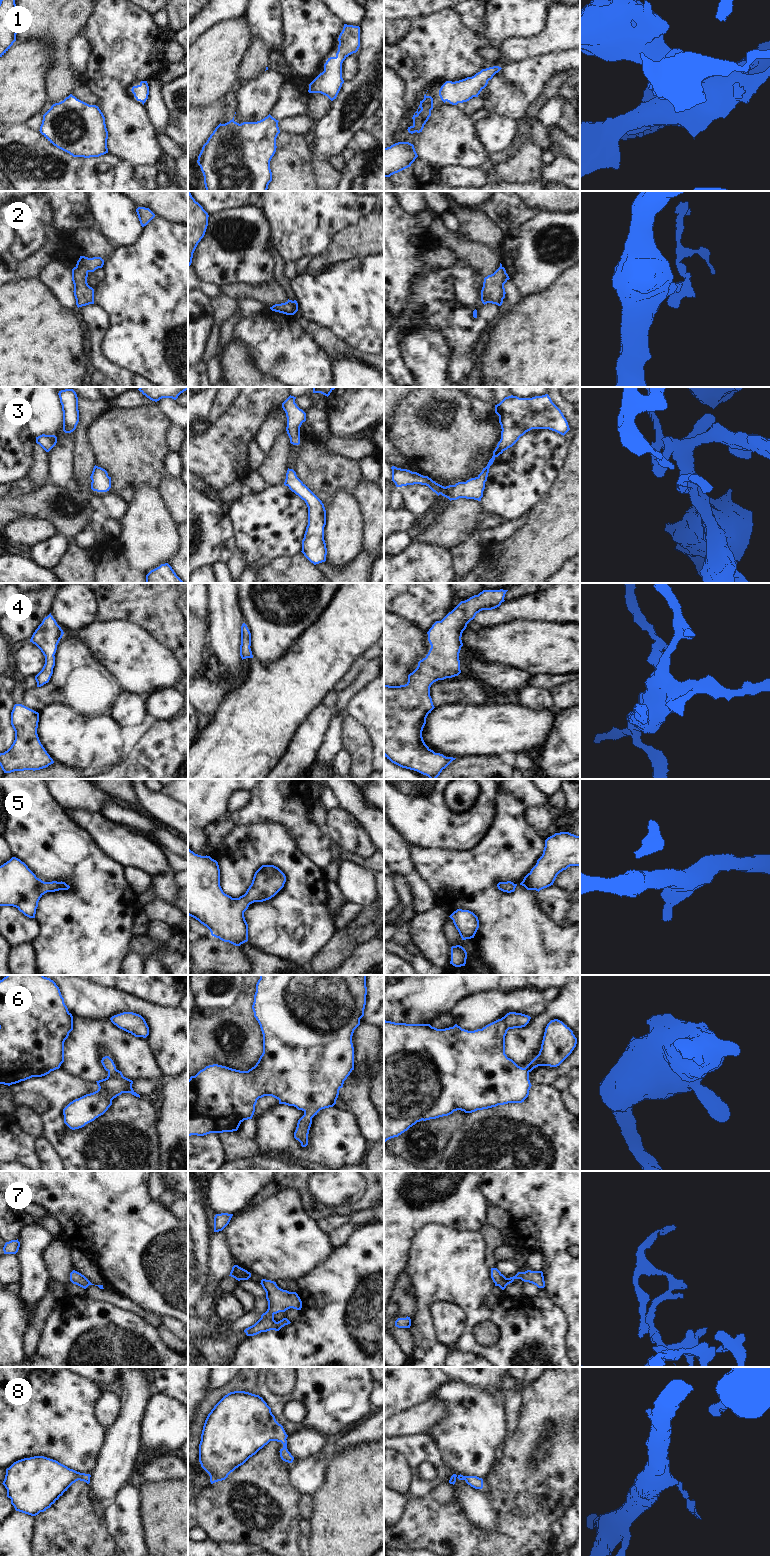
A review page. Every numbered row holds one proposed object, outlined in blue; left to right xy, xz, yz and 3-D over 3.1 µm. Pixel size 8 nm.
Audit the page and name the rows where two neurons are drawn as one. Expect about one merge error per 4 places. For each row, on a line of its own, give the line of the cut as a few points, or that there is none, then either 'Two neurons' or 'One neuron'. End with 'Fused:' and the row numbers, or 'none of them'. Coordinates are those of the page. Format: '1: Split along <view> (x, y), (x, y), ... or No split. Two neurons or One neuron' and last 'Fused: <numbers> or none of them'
1: No split. One neuron
2: No split. One neuron
3: No split. One neuron
4: No split. One neuron
5: No split. One neuron
6: No split. One neuron
7: No split. One neuron
8: No split. One neuron
Fused: none of them.

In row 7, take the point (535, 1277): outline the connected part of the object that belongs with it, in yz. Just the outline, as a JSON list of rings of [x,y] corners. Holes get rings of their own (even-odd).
[[[491,1268],[491,1278],[495,1283],[495,1286],[499,1286],[502,1290],[506,1286],[512,1283],[515,1279],[521,1279],[524,1282],[529,1282],[536,1285],[538,1288],[545,1287],[545,1281],[542,1271],[531,1271],[518,1272],[515,1276],[506,1278],[497,1268]]]

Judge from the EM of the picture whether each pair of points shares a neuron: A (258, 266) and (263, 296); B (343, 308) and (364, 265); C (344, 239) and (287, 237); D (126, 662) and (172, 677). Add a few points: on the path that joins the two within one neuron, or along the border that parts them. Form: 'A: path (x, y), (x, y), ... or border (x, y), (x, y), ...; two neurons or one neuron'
A: border (273, 278), (260, 284), (237, 283); two neurons
B: path (354, 297), (364, 287), (364, 276); one neuron
C: border (351, 225), (340, 229), (328, 246), (318, 255); two neurons
D: path (137, 662), (143, 666), (150, 666), (161, 670); one neuron

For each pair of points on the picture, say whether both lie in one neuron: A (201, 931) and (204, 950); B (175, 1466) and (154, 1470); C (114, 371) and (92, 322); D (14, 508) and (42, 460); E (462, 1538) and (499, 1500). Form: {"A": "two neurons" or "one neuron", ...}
{"A": "two neurons", "B": "one neuron", "C": "one neuron", "D": "two neurons", "E": "one neuron"}

